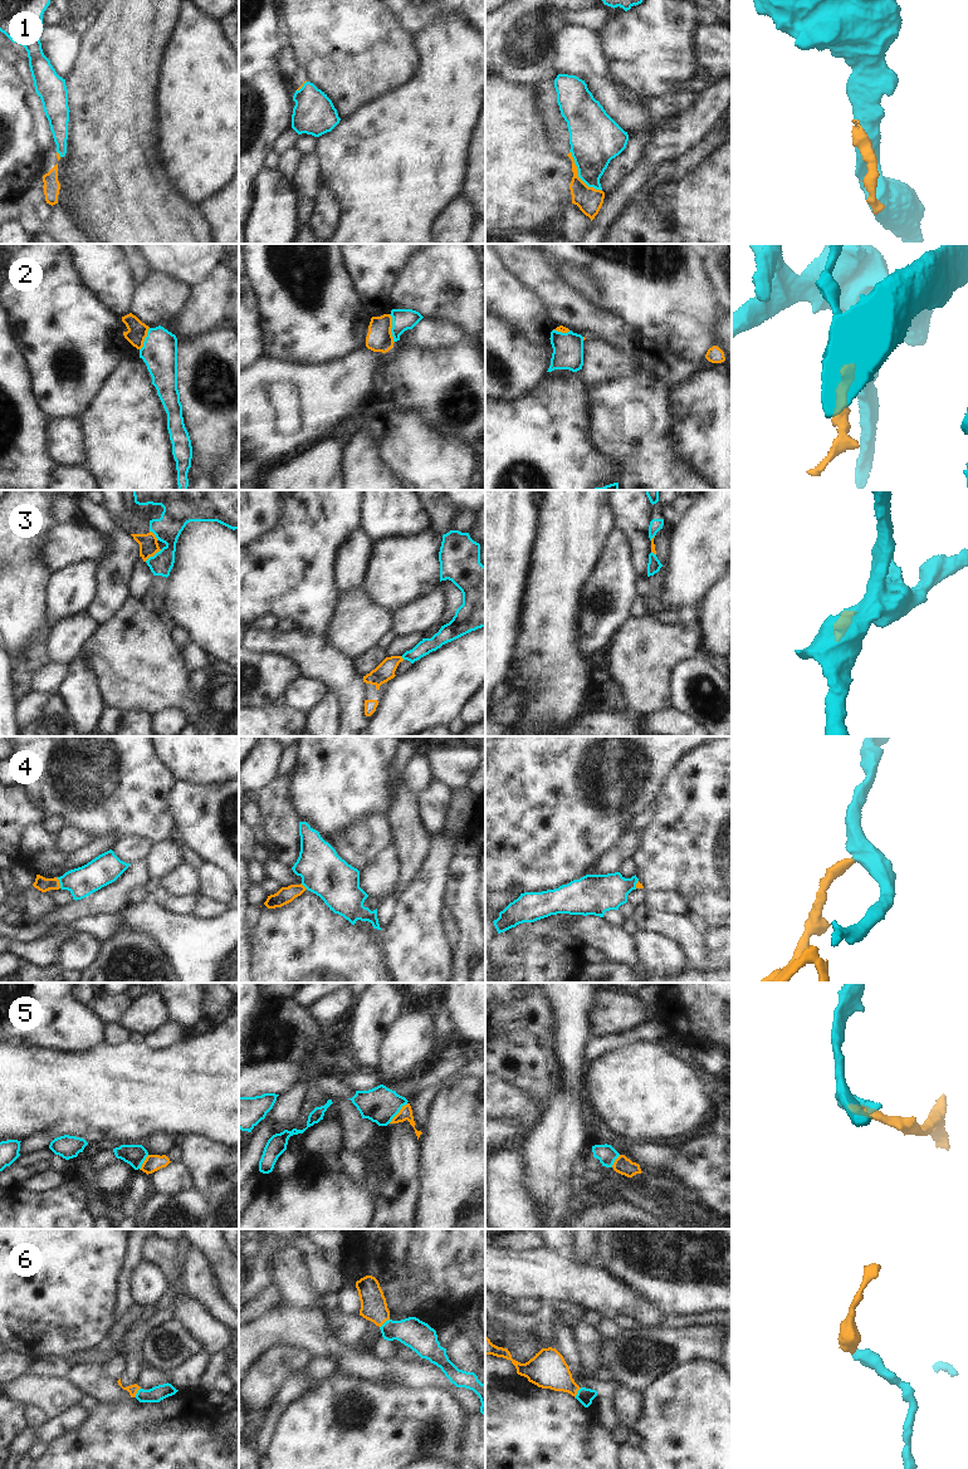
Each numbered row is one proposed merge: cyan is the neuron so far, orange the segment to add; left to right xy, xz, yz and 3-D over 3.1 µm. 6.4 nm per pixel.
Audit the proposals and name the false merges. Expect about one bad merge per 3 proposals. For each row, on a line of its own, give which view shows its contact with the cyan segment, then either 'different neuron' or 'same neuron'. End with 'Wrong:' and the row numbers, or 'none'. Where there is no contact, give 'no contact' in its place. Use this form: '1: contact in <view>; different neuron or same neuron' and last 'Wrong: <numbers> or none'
1: contact in yz; different neuron
2: contact in xz; different neuron
3: contact in xy; same neuron
4: contact in xy; same neuron
5: contact in xz; same neuron
6: contact in xz; same neuron
Wrong: 1, 2

